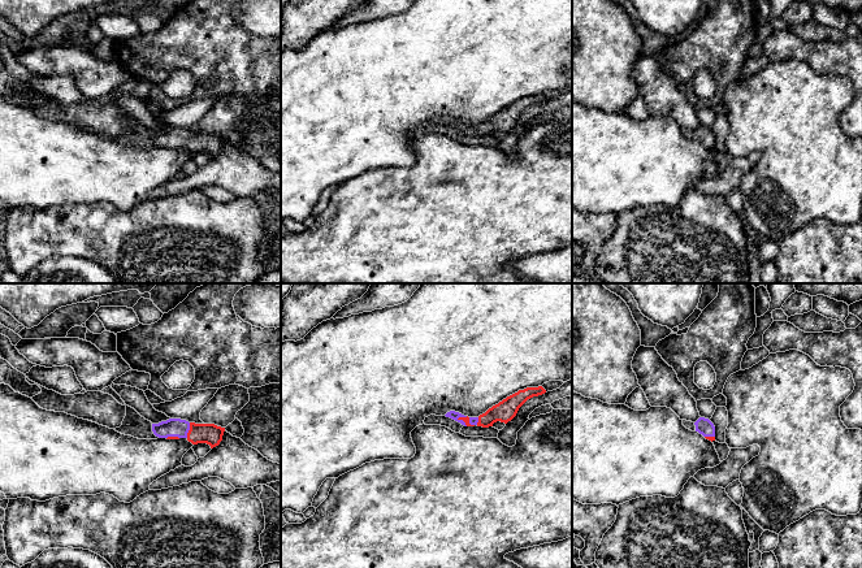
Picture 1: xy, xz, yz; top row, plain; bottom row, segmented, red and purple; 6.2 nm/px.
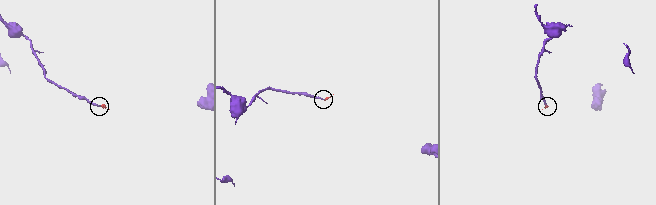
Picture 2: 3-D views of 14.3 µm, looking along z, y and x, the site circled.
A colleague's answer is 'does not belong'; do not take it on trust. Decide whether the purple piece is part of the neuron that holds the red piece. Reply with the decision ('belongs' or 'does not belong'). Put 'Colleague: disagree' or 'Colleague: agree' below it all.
belongs
Colleague: disagree

